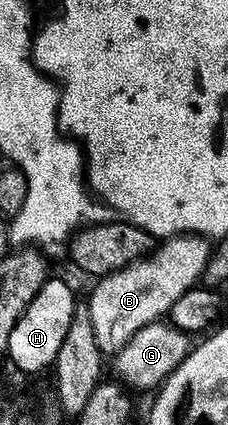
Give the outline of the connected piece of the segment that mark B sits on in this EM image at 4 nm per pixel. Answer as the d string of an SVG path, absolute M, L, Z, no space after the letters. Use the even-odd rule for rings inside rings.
M172 236L161 241L149 256L101 277L95 283L86 307L103 355L112 356L141 326L165 317L174 302L197 285L211 255L211 243L203 236Z

